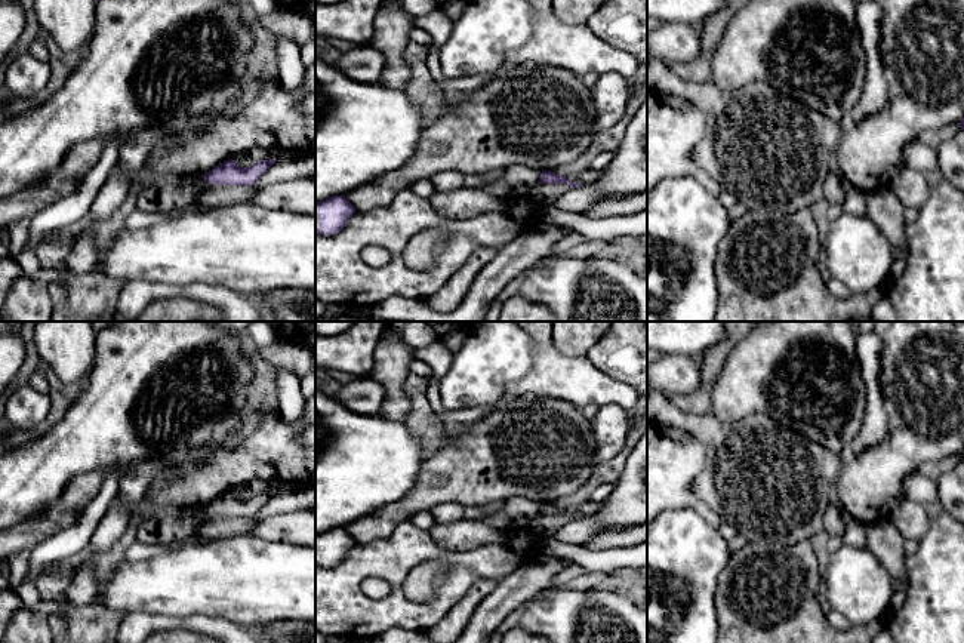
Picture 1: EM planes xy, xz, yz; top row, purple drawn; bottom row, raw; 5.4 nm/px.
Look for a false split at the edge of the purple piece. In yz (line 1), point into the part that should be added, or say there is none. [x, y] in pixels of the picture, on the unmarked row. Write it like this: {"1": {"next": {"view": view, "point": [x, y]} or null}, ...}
{"1": {"next": null}}

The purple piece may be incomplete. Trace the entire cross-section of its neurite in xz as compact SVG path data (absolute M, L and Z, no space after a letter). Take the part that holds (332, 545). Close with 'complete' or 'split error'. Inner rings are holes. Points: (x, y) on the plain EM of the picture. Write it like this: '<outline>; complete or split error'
M345 527L315 533L315 564L323 567L338 566L355 544Z; complete

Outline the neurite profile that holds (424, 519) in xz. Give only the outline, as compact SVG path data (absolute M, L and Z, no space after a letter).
M429 511L416 513L409 522L412 522L413 524L416 524L418 527L424 530L429 530L432 524L435 523Z

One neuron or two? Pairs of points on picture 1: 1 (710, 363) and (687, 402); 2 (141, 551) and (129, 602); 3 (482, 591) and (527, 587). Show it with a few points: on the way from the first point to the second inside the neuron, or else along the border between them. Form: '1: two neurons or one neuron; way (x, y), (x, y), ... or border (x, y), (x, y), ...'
1: one neuron; way (710, 374), (705, 388), (698, 396)
2: two neurons; border (173, 551), (166, 551), (151, 559), (128, 562)
3: two neurons; border (501, 580), (477, 606), (471, 618)

